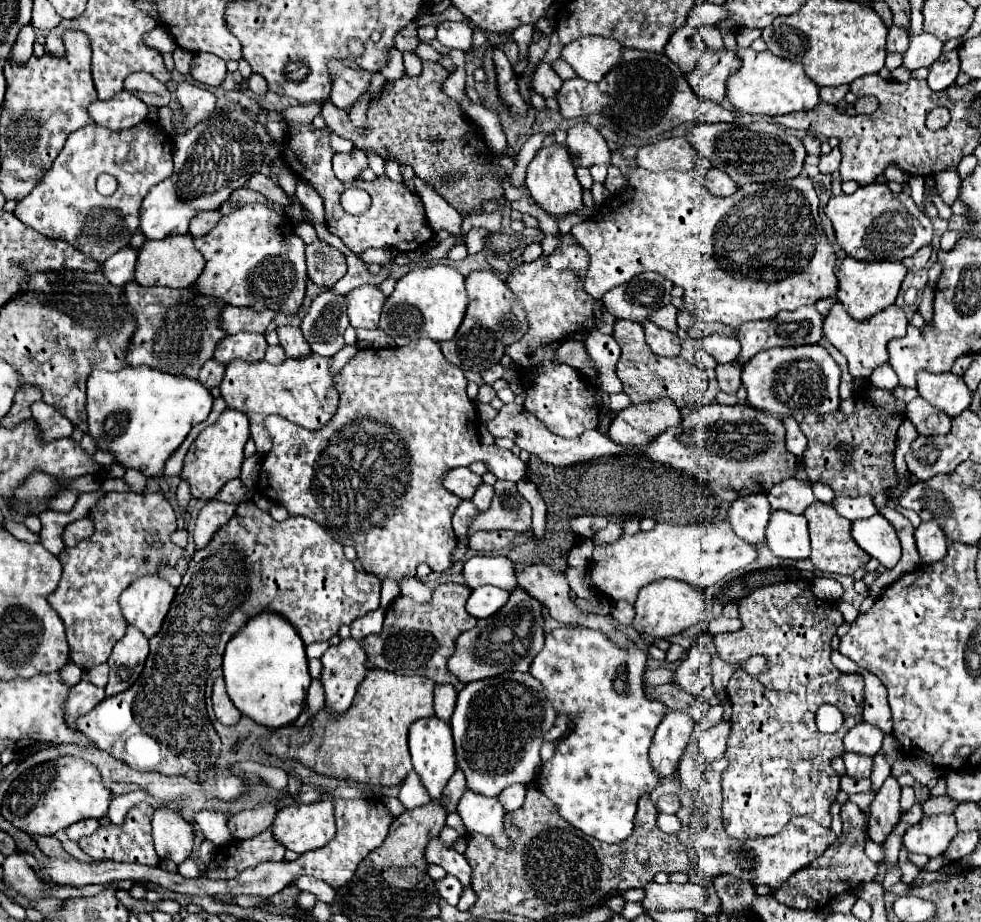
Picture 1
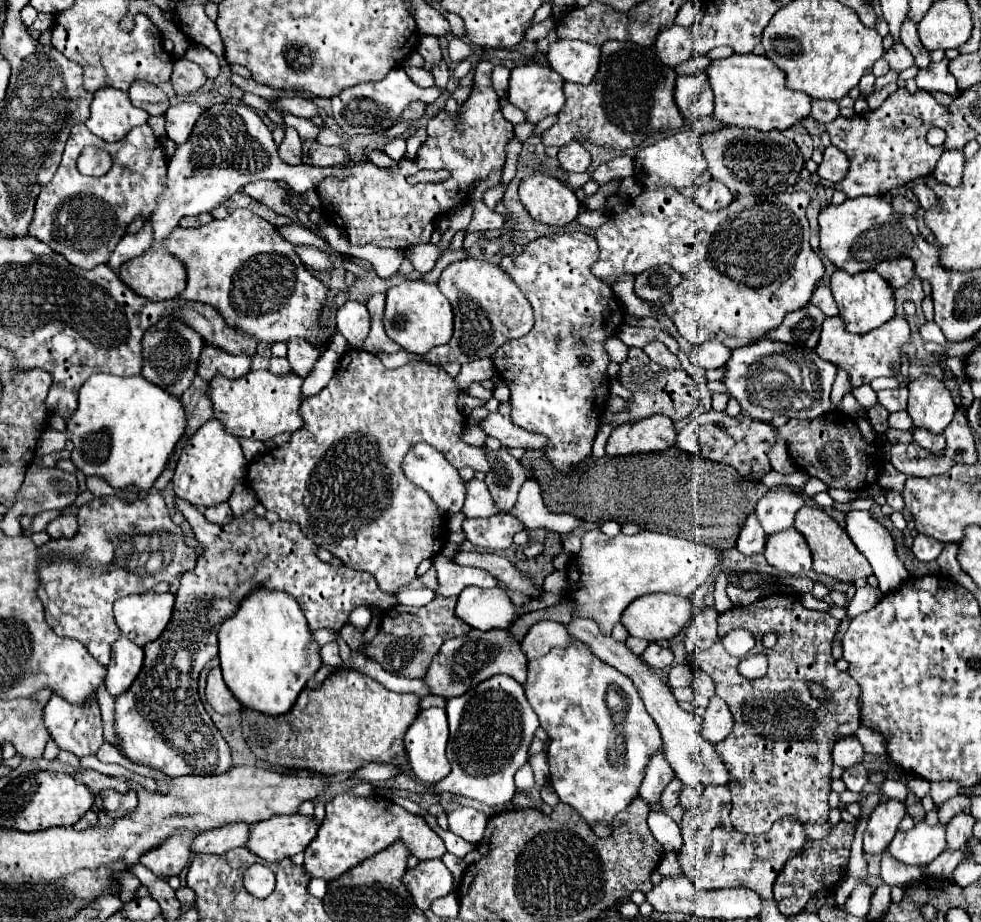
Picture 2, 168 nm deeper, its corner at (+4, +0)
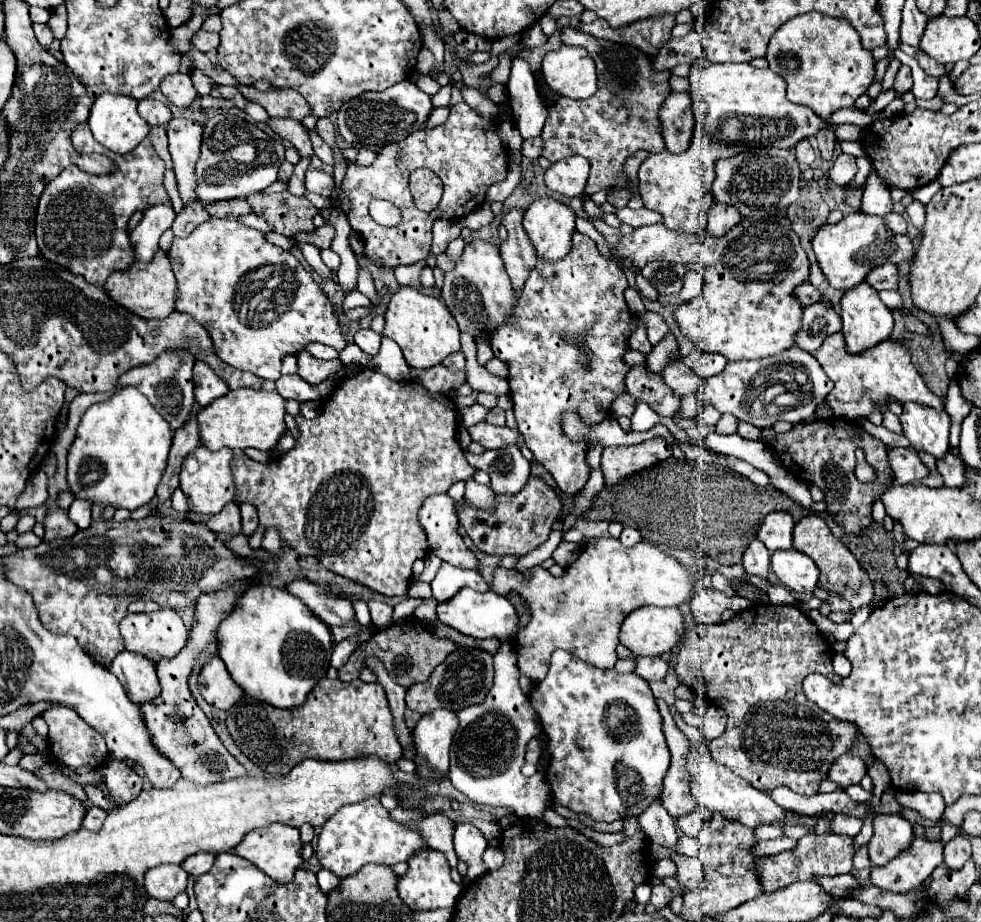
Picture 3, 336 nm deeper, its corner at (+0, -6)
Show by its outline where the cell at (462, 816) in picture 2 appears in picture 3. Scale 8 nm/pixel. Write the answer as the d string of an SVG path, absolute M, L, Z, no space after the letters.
M457 825L455 835L453 835L453 843L455 843L457 859L467 863L469 881L487 873L487 865L483 863L483 851L487 847L487 841L477 827Z

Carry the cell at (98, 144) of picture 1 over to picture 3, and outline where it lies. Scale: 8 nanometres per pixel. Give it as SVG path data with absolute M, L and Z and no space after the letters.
M87 123L73 129L73 147L79 153L101 153L115 161L115 171L109 175L91 175L77 165L63 169L53 181L47 183L35 217L35 239L45 259L69 269L73 275L81 275L91 285L103 285L107 277L123 269L127 271L133 261L133 247L127 233L127 221L137 209L145 209L149 203L167 201L169 195L163 187L165 163L155 153L149 139L143 139L131 153L119 155L99 145Z

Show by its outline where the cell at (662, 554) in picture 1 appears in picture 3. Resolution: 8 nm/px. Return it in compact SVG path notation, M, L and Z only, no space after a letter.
M597 539L595 545L589 545L585 551L581 551L579 559L573 561L561 577L553 577L547 569L543 567L533 567L531 579L527 579L523 573L515 569L497 569L493 573L493 583L491 589L499 595L507 595L509 591L517 591L531 607L531 621L525 629L517 633L517 667L519 671L529 677L533 683L539 683L547 675L549 659L555 649L565 649L571 655L599 667L599 669L613 669L617 655L615 647L619 645L619 627L623 619L635 611L637 607L643 605L657 605L657 607L679 607L683 601L691 599L693 587L695 587L695 577L693 573L669 557L665 551L649 545L649 543L637 543L635 547L627 549L619 543L619 539Z

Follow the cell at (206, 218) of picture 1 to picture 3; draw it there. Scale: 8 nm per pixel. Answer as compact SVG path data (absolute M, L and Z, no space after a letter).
M195 201L195 203L191 203L189 207L185 207L185 209L175 217L171 229L173 229L175 237L187 237L197 225L205 223L207 219L209 219L207 211L203 209L201 203Z

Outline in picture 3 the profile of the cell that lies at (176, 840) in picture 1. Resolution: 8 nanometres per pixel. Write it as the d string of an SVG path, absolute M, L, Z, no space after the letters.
M157 865L145 873L145 889L157 901L173 901L187 887L187 873L179 865Z

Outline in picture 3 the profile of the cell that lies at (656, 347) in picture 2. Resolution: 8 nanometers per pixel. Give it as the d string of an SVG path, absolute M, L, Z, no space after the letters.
M675 363L675 365L667 365L661 373L663 381L671 387L673 395L677 395L679 399L687 397L687 395L693 395L699 387L699 377L693 375L693 371L683 363Z

